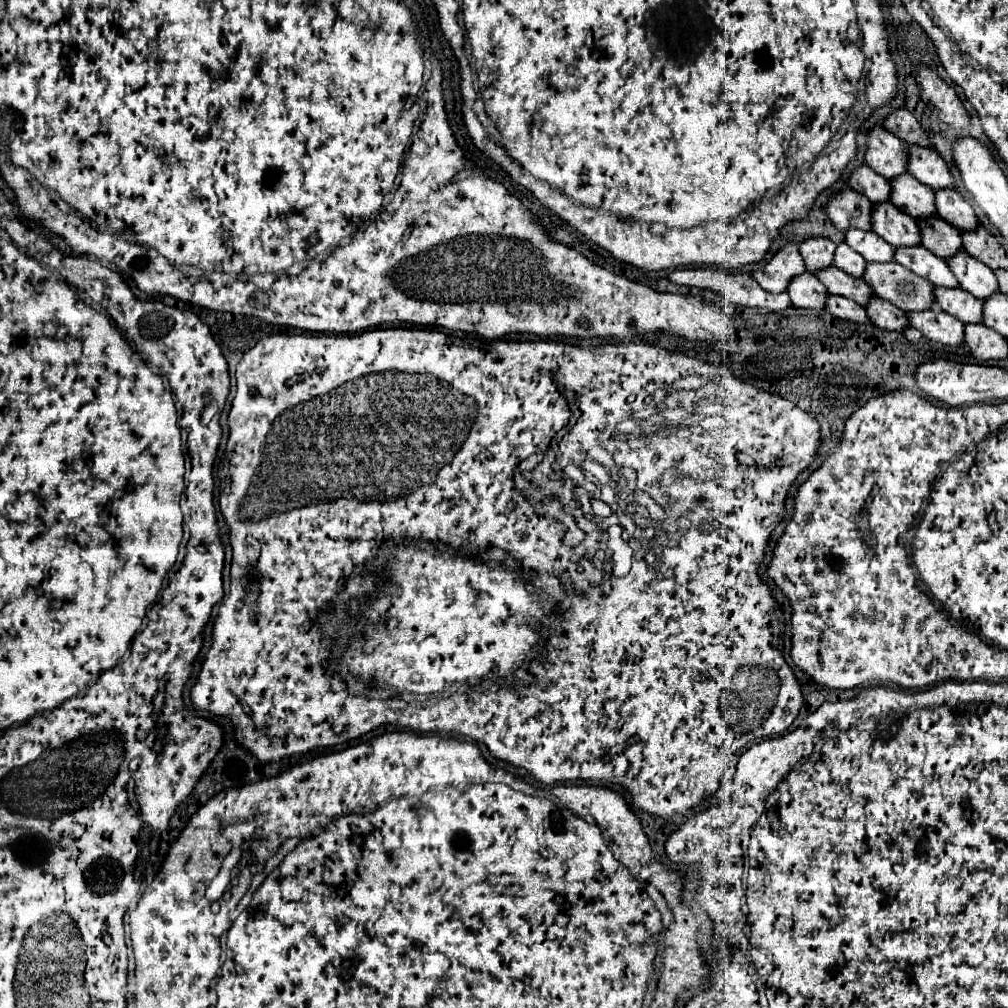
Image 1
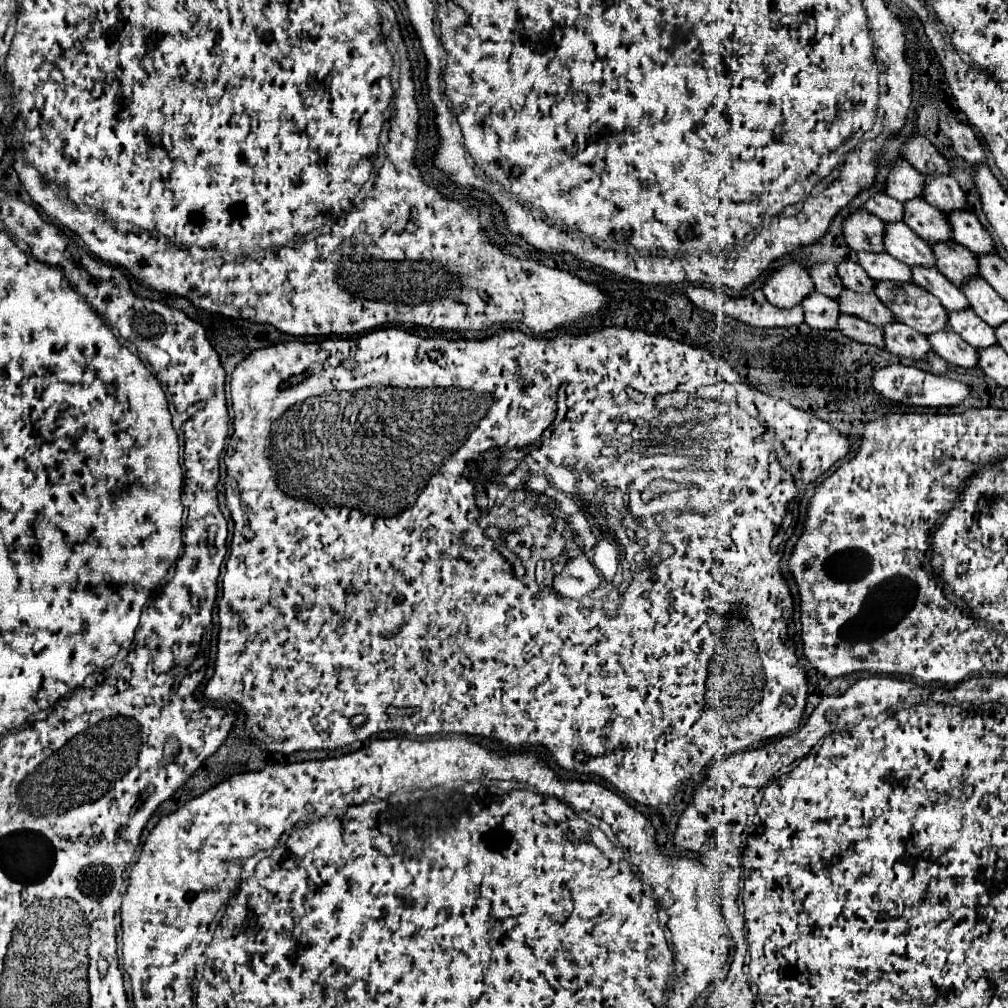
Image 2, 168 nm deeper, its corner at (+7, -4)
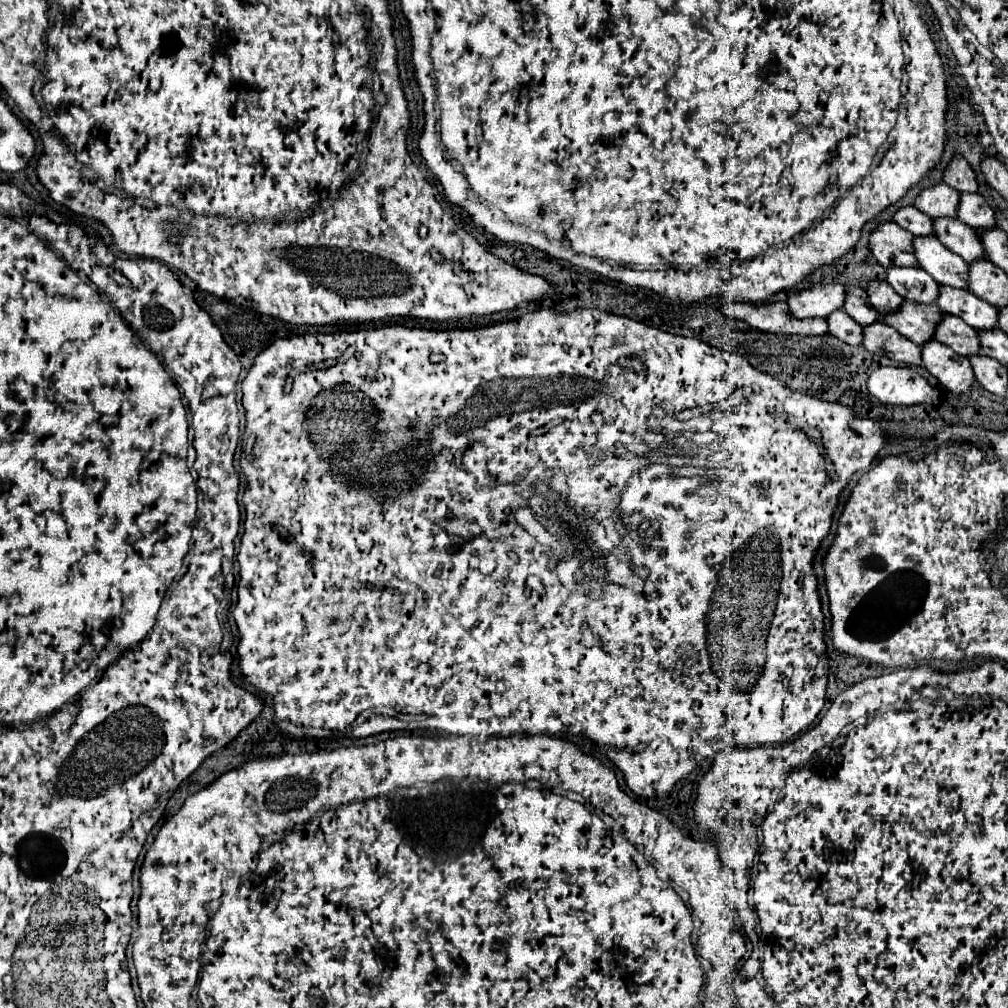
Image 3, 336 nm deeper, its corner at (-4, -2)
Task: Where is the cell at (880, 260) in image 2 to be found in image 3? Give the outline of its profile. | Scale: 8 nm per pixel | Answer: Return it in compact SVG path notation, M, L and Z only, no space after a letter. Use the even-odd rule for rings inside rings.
M891 267L887 269L887 283L903 297L915 303L935 303L939 297L939 283L917 267Z

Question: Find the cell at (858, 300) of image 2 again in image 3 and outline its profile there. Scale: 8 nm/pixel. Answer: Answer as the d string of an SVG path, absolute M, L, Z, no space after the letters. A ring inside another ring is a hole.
M903 301L897 313L879 315L883 323L895 327L903 337L915 345L923 345L935 337L935 327L943 319L943 311L937 305L921 305L915 301Z

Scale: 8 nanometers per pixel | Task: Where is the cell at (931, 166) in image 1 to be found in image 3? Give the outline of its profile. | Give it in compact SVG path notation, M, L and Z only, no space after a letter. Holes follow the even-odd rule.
M961 193L961 203L959 203L959 219L967 223L969 227L977 231L985 229L995 229L995 211L991 205L977 193Z

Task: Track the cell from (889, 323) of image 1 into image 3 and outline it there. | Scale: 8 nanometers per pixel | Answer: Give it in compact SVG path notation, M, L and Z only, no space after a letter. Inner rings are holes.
M929 341L921 345L923 351L923 365L925 369L951 393L971 397L971 389L975 383L975 373L969 363L969 359L963 359L961 355L955 355L949 347L943 347L943 343Z

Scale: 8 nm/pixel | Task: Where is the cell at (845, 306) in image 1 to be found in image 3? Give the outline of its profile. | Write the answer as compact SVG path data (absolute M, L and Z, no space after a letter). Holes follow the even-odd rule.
M873 323L865 327L863 345L867 351L889 357L893 361L907 365L921 365L921 349L909 339L903 339L899 331L895 331L885 323Z

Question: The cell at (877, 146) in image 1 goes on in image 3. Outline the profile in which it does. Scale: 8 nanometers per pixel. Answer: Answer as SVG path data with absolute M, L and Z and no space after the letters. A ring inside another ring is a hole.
M937 183L931 189L925 189L919 197L917 197L917 209L923 211L925 215L929 215L931 219L937 217L957 217L955 211L959 207L959 191L951 189L945 183Z

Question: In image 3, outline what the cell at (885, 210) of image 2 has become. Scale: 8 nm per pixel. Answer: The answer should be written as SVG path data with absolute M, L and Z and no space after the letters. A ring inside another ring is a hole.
M903 207L895 213L895 223L915 237L927 237L933 235L933 219L929 215L923 215L915 207Z

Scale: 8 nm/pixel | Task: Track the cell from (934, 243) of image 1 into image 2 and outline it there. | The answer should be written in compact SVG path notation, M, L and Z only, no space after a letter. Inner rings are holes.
M942 241L932 245L932 253L936 257L936 267L942 275L946 275L956 287L960 287L968 277L978 275L978 263L970 249L964 245L956 245L956 241Z

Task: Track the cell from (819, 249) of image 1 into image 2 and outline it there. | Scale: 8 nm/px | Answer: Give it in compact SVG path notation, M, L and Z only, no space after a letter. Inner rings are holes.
M818 263L818 265L810 267L808 271L810 271L812 283L814 283L818 293L836 299L840 295L840 291L844 289L844 285L842 285L842 281L840 281L840 277L836 273L836 265L832 265L832 263Z

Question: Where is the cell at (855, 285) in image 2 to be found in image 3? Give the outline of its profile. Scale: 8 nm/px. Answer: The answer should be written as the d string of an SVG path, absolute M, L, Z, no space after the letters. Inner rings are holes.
M873 281L867 287L869 293L869 301L871 305L879 311L879 313L891 313L891 311L899 311L903 297L895 295L895 291L891 291L891 287L885 281Z

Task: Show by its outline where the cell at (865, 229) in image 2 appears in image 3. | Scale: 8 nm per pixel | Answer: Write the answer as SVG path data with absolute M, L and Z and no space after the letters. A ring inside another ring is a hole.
M883 223L871 233L871 251L875 259L887 267L919 267L911 251L913 235L903 231L897 223Z

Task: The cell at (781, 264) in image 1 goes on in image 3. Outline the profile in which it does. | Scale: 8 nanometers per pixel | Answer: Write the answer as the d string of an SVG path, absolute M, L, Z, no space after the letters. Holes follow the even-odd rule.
M831 283L831 285L813 285L809 291L791 293L787 299L791 313L797 319L813 319L831 315L831 311L837 311L845 303L845 287Z

